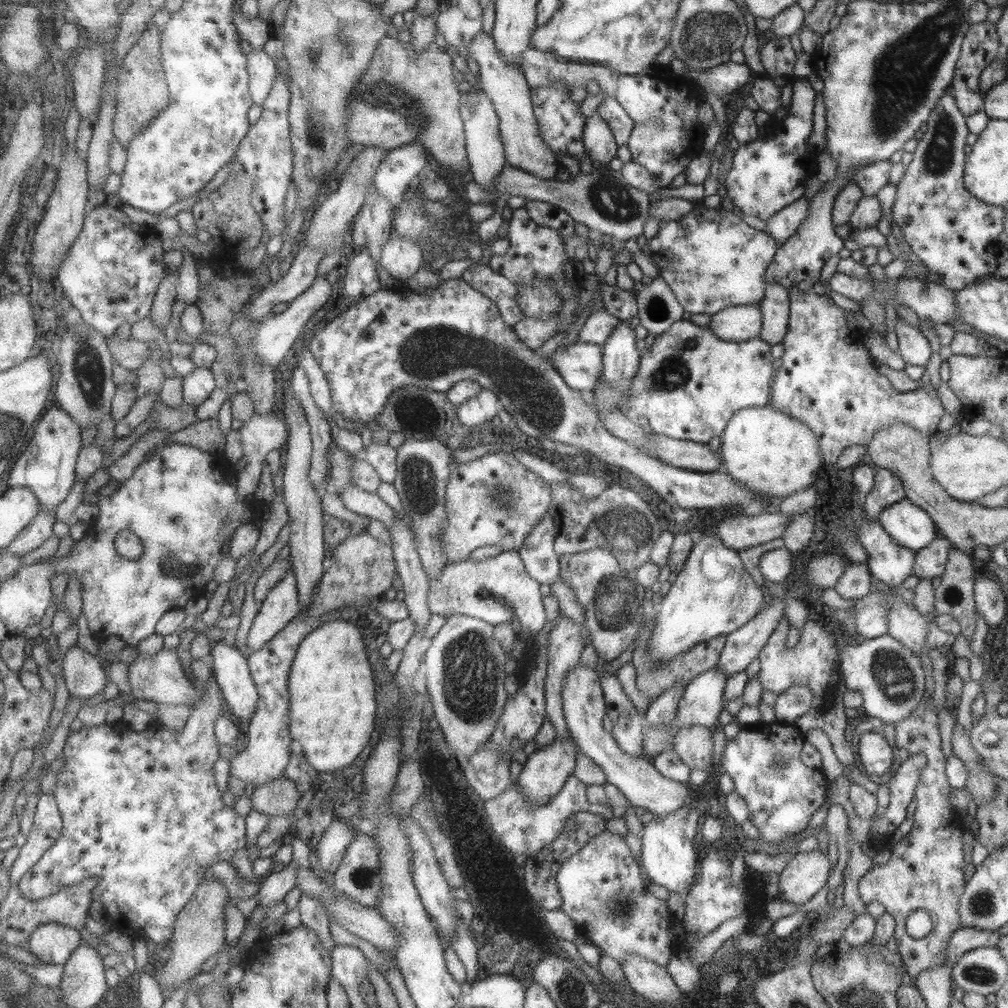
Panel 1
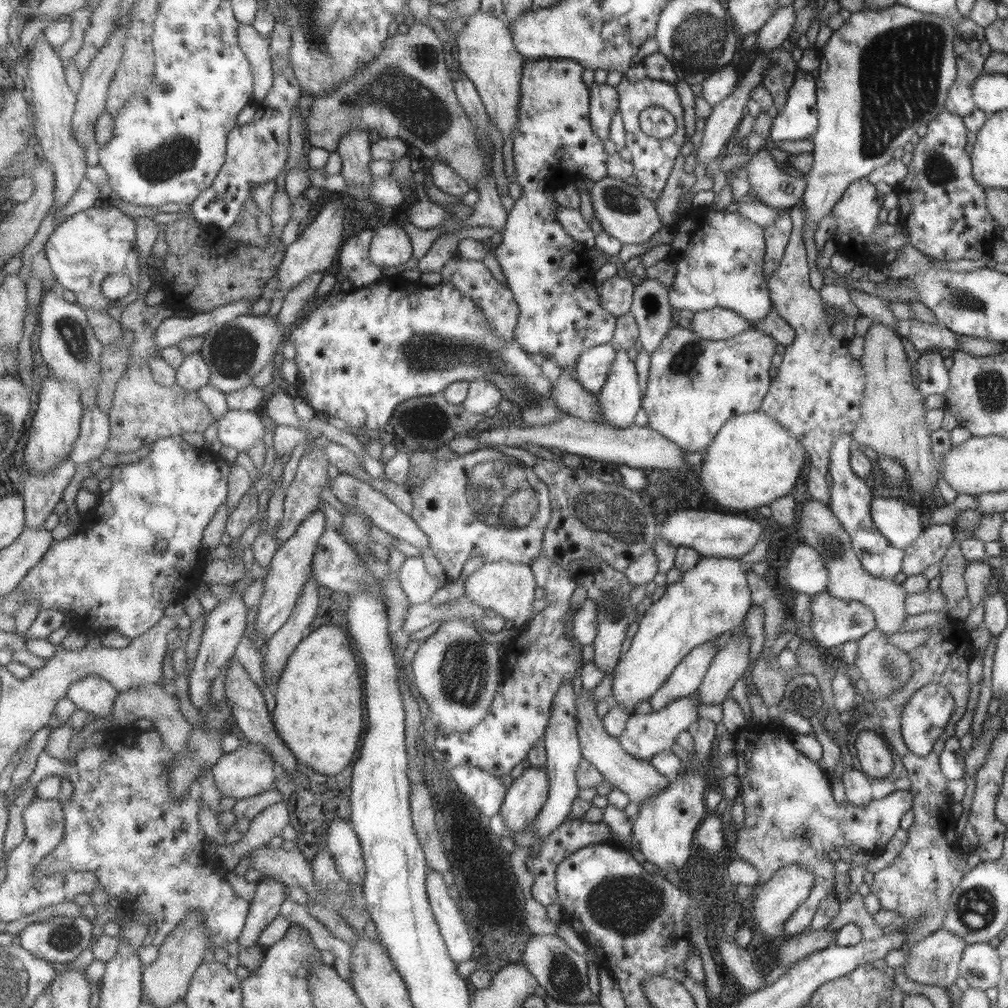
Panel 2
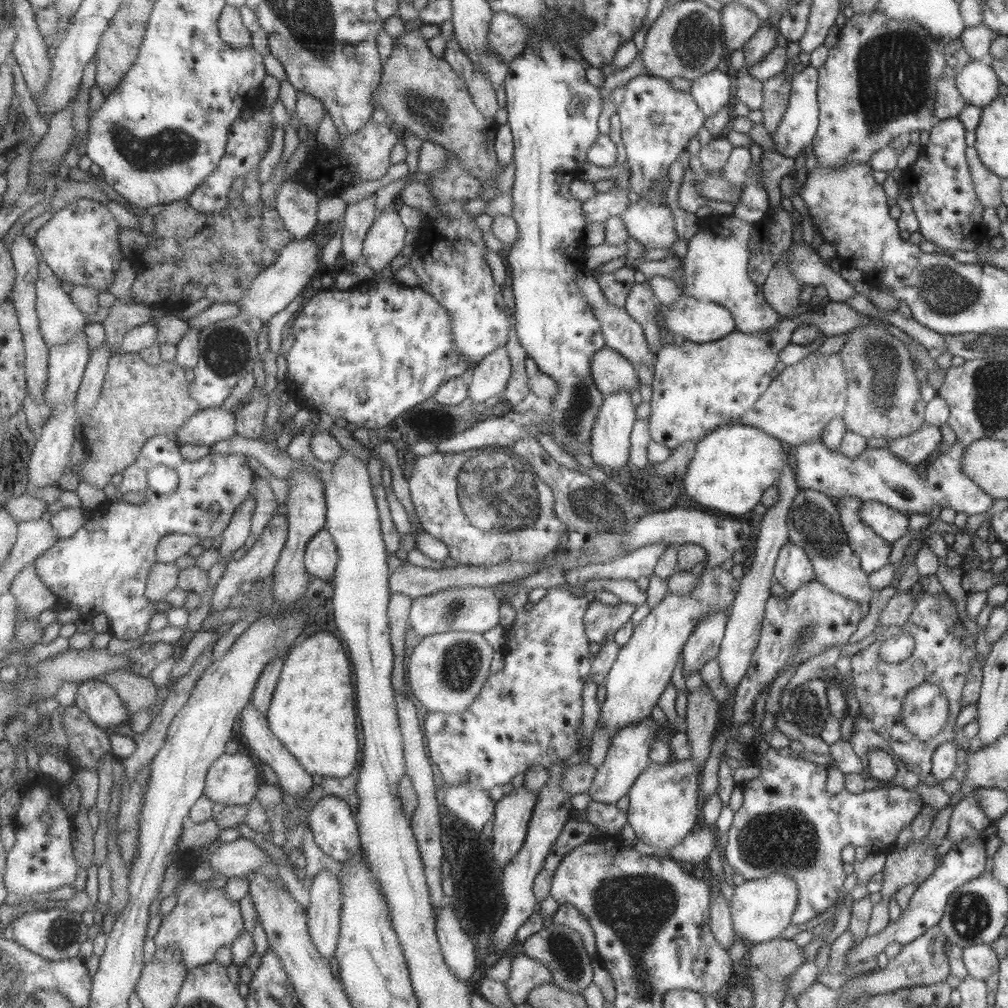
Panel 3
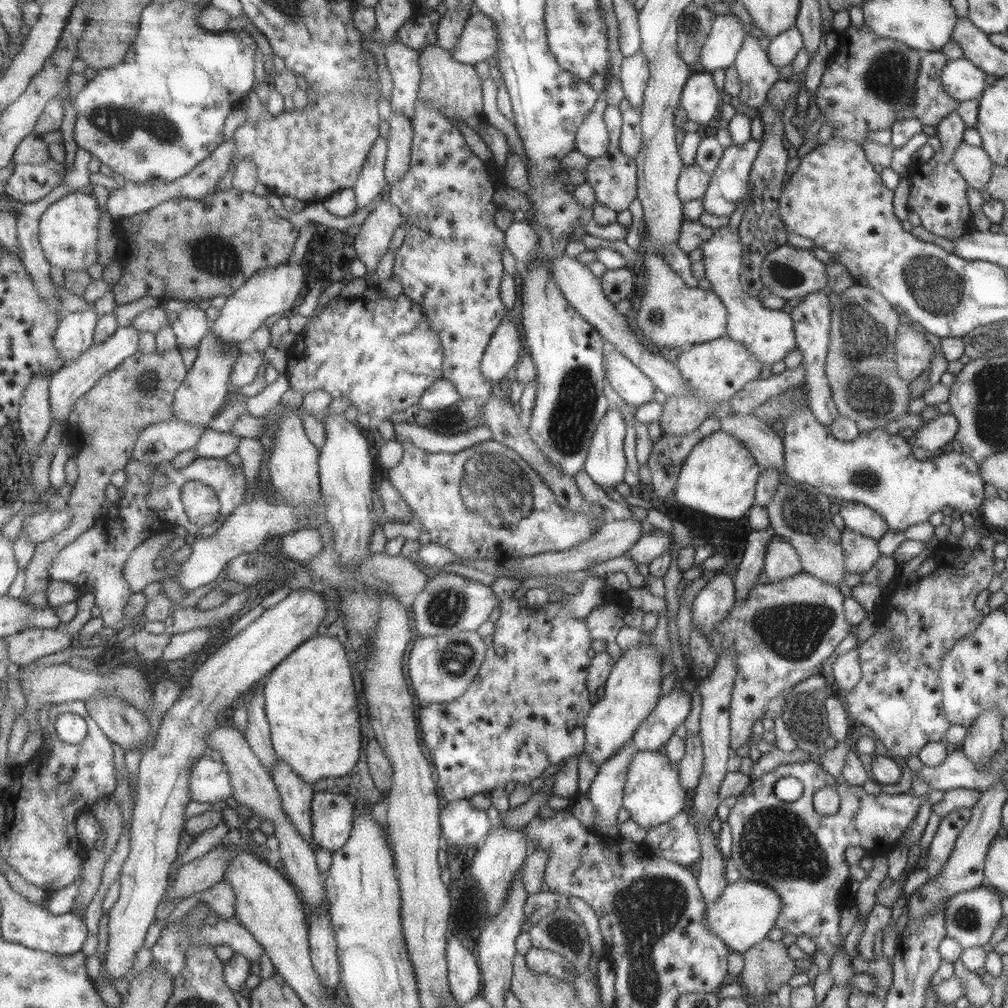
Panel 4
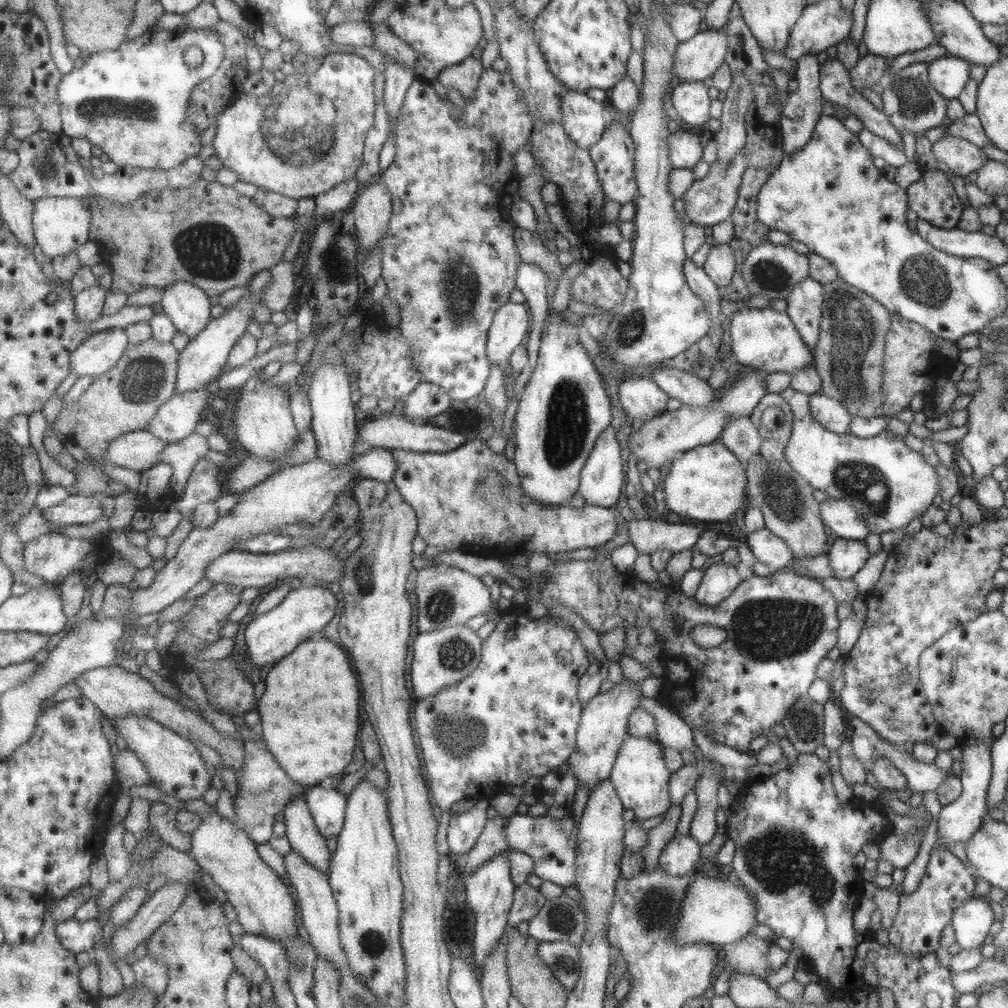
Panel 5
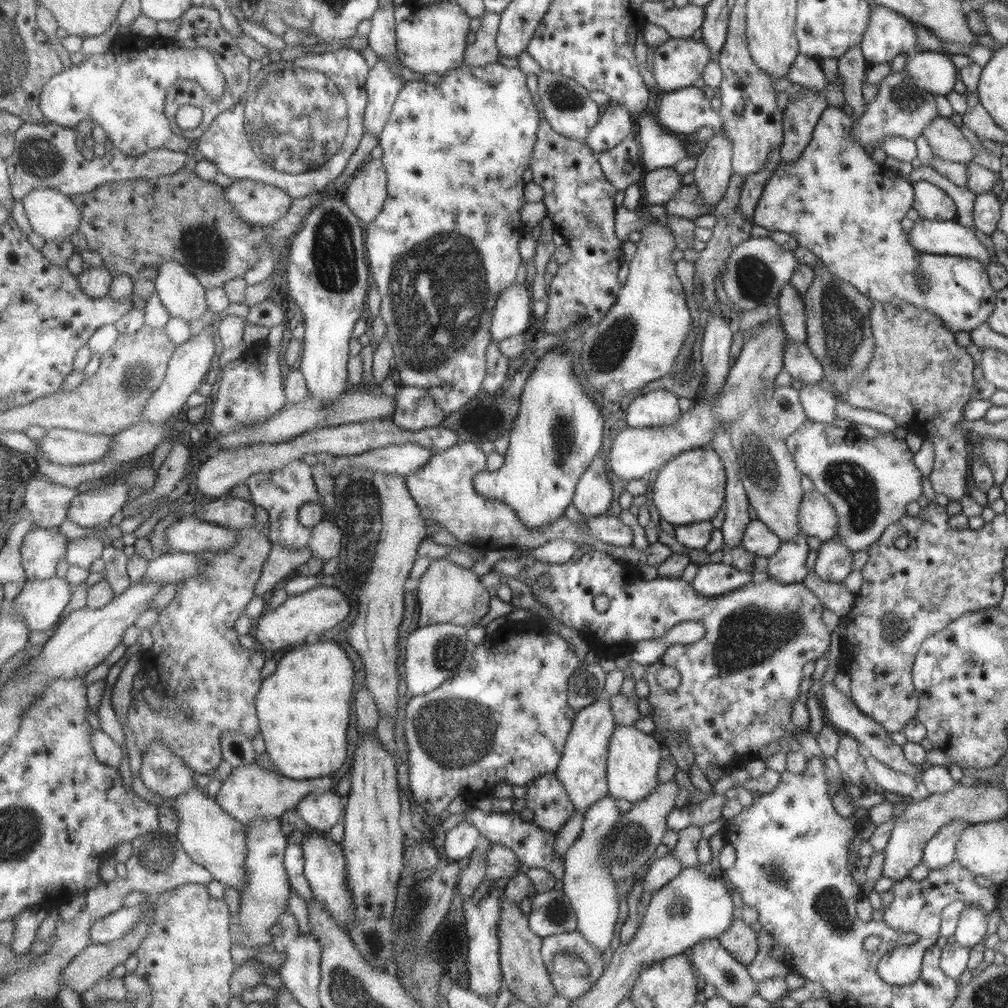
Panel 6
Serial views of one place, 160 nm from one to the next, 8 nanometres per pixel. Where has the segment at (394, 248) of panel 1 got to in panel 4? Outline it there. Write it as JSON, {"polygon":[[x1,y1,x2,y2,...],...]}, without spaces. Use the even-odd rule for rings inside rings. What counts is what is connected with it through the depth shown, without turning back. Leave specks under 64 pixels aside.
{"polygon":[[386,194,382,195,376,208,359,226,353,241,356,258,361,260,370,272,379,268,383,256,389,251,393,232,399,224,402,224,400,209,389,202]]}

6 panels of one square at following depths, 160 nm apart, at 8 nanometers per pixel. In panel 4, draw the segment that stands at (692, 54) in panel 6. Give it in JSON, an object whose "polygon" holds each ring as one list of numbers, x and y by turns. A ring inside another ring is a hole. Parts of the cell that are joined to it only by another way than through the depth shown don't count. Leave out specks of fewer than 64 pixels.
{"polygon":[[716,15,707,39,703,41,694,71,712,73,718,68,731,66,744,40,741,29,742,23,735,15]]}

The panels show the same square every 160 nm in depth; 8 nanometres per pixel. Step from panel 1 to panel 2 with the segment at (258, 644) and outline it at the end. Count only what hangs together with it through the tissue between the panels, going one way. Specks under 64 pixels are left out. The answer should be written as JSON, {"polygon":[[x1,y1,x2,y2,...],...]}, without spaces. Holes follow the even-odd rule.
{"polygon":[[323,506,316,510,311,516,301,523,289,540,286,540,275,552,271,560,271,567,265,577,266,591,257,610,257,616,254,620,256,635,266,638,269,642,276,632,279,632,288,622,289,617,293,614,293,609,297,606,305,583,313,576,311,570,311,560,317,550,317,542,325,532,325,514]]}

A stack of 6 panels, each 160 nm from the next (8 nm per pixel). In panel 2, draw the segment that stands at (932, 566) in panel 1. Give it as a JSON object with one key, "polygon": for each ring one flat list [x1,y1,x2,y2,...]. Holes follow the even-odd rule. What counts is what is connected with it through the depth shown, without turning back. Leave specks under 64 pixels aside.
{"polygon":[[951,524,926,526,915,542,904,548,901,572,907,576,923,573,925,568,940,564,950,542,954,539]]}

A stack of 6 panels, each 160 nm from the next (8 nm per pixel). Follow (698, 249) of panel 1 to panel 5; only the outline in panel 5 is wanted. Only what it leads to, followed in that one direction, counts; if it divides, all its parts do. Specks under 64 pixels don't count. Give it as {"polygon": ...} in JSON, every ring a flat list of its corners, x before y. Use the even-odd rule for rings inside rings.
{"polygon":[[727,244,712,246,702,270,717,288,727,287,733,271,735,271,735,258,733,258,731,248],[743,307,731,316,729,336,732,360,738,362,741,368,763,371,763,373,791,374,793,370,814,366,810,350,804,345,785,311,777,312,771,308,751,308,749,310]]}

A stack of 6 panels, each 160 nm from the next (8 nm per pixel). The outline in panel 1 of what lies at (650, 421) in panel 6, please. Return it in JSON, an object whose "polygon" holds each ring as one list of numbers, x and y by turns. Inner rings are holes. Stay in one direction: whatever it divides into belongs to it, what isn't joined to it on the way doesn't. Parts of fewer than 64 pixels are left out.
{"polygon":[[575,341,557,347,548,357,564,384,575,391,592,391,602,374,602,345]]}

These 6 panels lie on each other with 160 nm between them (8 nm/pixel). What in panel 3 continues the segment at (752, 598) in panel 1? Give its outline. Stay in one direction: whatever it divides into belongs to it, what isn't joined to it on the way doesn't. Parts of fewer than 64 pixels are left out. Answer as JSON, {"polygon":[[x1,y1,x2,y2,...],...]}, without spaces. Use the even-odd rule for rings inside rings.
{"polygon":[[721,565,712,568,705,566,689,590,667,592,661,602,651,608,640,623,633,627,632,635,620,647,605,679,606,695,599,710,597,724,605,728,609,738,619,729,650,716,659,694,671,680,677,658,696,624,702,616,716,608,724,610,728,615,739,585,740,582]]}

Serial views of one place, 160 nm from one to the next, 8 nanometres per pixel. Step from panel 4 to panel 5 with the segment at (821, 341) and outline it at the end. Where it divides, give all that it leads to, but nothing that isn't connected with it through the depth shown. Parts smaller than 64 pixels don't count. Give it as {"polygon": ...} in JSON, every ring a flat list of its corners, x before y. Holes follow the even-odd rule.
{"polygon":[[810,277,793,286,789,295,785,298,787,302,786,314,789,316,791,323,797,329,801,340,806,348,810,350,810,356,813,356,814,364,814,348,818,339,821,321,821,309,823,309,823,296,821,284]]}

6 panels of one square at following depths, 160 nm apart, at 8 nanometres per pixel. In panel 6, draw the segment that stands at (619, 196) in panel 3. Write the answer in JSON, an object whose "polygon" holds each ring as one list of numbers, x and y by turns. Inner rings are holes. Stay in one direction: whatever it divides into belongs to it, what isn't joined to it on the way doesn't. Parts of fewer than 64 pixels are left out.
{"polygon":[[629,134,617,146,602,150,595,157,606,181,616,190,625,190,628,186,637,184,645,173,639,153,633,134]]}

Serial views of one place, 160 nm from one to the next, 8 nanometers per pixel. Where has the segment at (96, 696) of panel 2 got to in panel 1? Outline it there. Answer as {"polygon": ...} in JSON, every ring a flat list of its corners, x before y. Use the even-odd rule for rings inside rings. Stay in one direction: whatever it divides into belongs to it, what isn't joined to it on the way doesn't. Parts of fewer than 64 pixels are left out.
{"polygon":[[76,642,64,654,65,682,71,696,91,698,105,690,107,675,103,662,77,645]]}

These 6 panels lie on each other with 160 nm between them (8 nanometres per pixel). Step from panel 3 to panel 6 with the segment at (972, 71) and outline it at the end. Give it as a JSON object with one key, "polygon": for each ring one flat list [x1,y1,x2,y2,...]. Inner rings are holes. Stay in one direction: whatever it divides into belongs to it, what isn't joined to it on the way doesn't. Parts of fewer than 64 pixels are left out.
{"polygon":[[921,51,913,55,907,54,909,76,918,87,931,94,946,96,955,84,955,66,941,51]]}

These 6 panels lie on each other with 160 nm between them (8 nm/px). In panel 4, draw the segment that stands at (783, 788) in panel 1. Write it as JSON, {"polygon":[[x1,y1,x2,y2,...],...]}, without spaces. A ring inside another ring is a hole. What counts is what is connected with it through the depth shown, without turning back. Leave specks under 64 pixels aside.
{"polygon":[[803,760,801,763,779,764,761,777,751,780,750,784,736,797,726,818,732,834,730,859,743,879,763,883,775,889,782,900,782,909,774,920,773,928,779,928,784,934,806,936,815,942,816,950,822,950,830,958,836,951,839,940,840,913,837,906,846,904,850,899,838,897,841,890,850,881,848,865,844,860,844,851,849,846,859,846,873,854,886,854,895,847,898,838,906,831,916,815,922,798,905,794,867,794,862,786,848,783,837,784,821,765,813,761],[793,776,801,782,801,797,795,802,782,802,773,795,773,786,779,778],[831,786,839,796,839,807,835,814,823,815,813,810,812,797,817,790]]}

